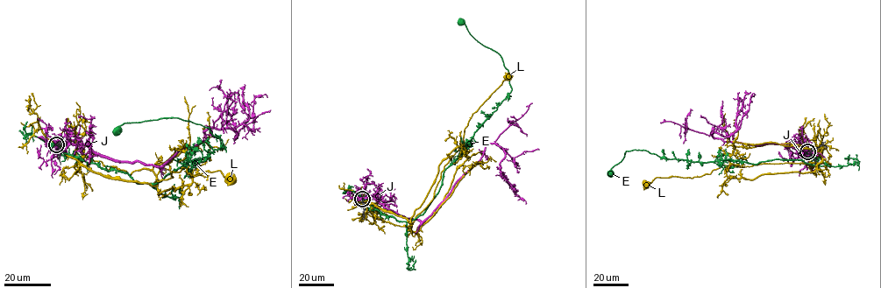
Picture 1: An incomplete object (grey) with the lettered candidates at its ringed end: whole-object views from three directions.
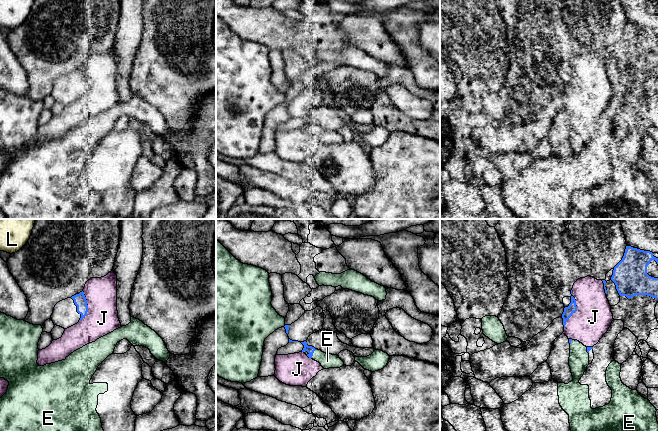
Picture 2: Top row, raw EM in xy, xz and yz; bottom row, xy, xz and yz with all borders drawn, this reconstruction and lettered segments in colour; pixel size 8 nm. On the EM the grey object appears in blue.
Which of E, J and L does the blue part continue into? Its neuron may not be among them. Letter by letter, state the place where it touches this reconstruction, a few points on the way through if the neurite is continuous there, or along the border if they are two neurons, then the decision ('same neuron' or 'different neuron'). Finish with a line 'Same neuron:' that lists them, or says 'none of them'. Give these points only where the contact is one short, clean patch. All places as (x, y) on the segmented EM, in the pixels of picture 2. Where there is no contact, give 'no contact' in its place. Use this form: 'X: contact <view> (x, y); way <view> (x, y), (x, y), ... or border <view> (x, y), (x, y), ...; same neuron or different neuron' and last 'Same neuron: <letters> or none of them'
E: contact xz (313, 352); different neuron
J: contact yz (574, 311); different neuron
L: no contact; different neuron
Same neuron: none of them

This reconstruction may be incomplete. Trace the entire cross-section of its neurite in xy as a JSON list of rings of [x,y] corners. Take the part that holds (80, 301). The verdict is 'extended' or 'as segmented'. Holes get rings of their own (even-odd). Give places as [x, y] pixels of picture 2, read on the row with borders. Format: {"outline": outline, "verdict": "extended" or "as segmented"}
{"outline": [[[80,292],[56,304],[51,320],[54,325],[67,329],[81,321],[88,312],[87,300],[84,292]]], "verdict": "extended"}

